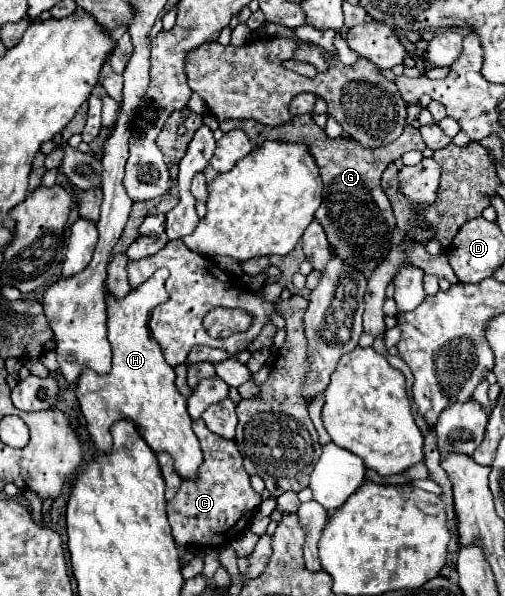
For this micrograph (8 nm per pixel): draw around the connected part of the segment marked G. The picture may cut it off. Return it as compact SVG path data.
M298 115L286 125L266 127L262 129L260 123L242 119L238 127L246 131L254 147L260 147L262 141L286 141L286 143L304 143L310 155L316 159L320 167L324 191L322 191L322 205L316 211L318 223L324 227L330 251L336 253L340 259L346 259L350 265L358 267L364 277L370 277L372 271L386 259L388 251L392 249L392 235L394 235L394 215L390 211L390 201L382 191L380 177L388 163L400 159L406 151L424 151L426 143L422 143L420 131L412 125L404 127L404 133L392 141L390 145L382 145L378 149L368 149L356 143L354 139L330 139L322 127L318 127L310 115Z

